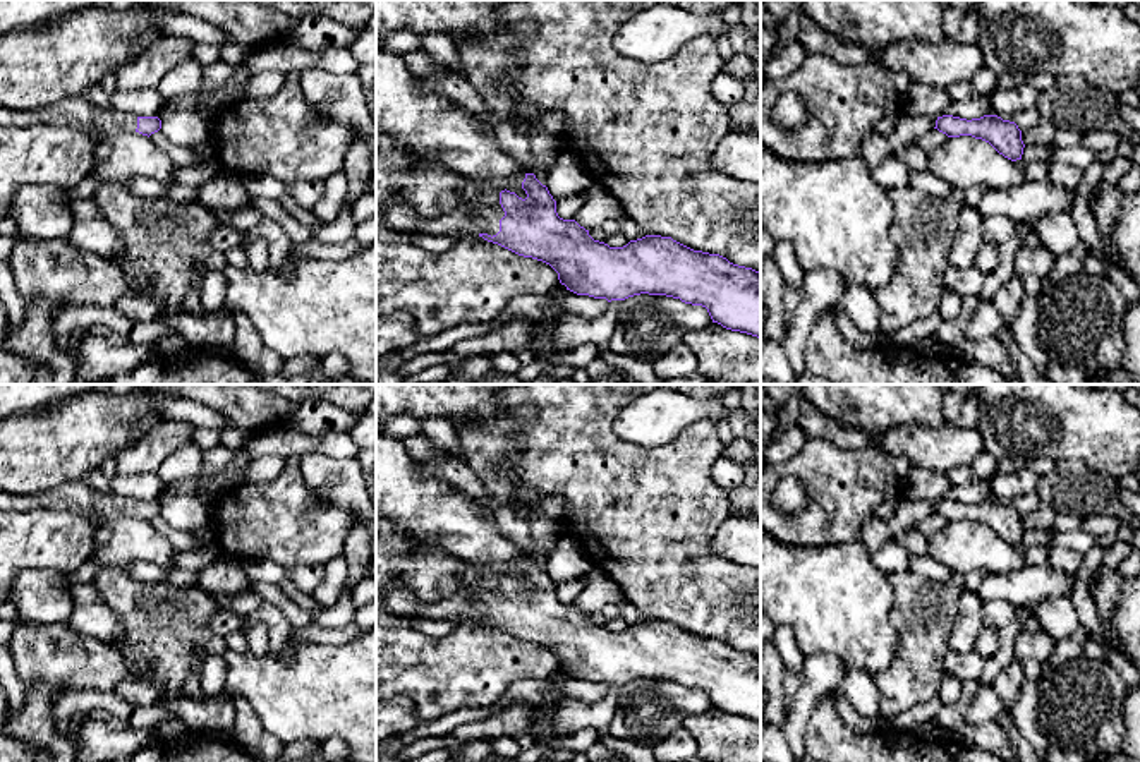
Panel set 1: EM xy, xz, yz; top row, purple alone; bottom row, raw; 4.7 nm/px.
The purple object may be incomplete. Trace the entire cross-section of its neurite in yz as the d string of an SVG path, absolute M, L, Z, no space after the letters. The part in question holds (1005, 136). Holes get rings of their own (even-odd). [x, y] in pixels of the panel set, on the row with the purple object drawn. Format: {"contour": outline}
{"contour": "M943 115L937 117L934 129L948 137L972 136L982 139L1011 161L1022 160L1025 148L1018 125L998 115L984 115L972 120Z"}

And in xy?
{"contour": "M82 96L65 98L55 106L39 110L12 110L0 105L0 127L31 127L38 124L93 127L100 134L136 130L148 137L161 129L158 115L134 117L113 108L98 108Z"}

